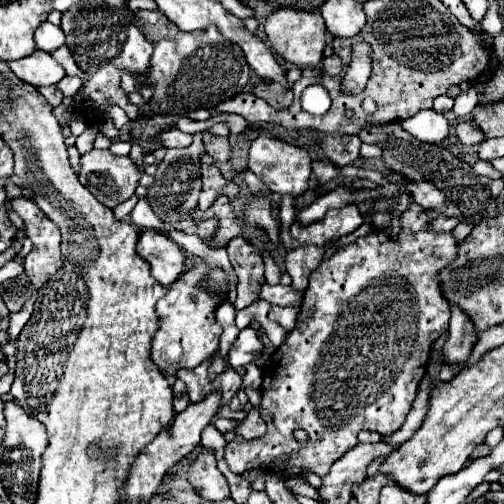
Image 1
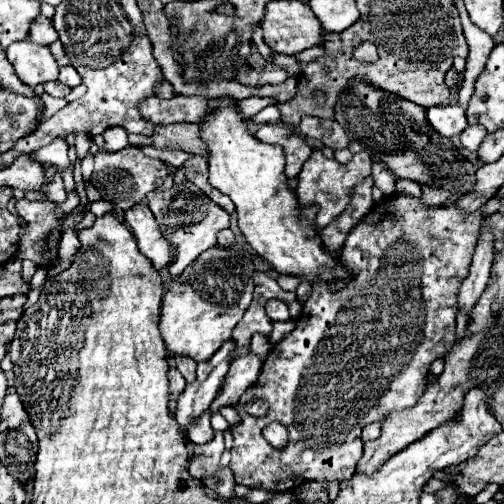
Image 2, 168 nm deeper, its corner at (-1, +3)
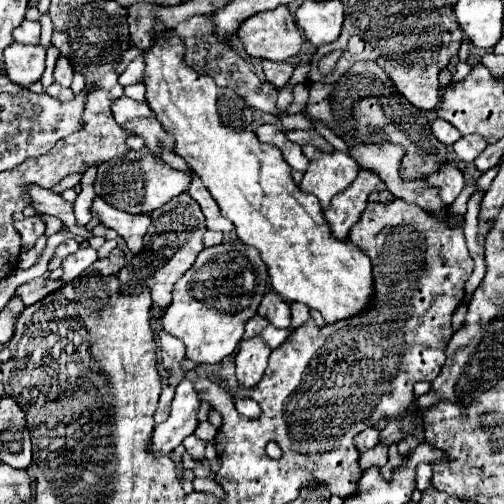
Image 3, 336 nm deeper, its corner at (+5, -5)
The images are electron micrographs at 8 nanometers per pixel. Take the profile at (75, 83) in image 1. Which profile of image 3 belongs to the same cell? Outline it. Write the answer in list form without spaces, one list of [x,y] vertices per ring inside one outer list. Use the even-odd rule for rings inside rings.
[[[60,56],[58,62],[56,62],[56,70],[54,70],[54,76],[56,76],[56,82],[62,84],[62,86],[70,86],[72,84],[72,64],[66,56]]]

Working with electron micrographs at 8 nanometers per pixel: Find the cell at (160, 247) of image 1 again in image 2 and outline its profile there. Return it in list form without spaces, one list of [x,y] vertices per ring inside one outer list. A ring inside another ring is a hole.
[[[136,204],[124,214],[130,230],[138,240],[140,252],[152,262],[154,270],[164,270],[172,262],[170,242],[162,236],[158,222],[146,204]]]

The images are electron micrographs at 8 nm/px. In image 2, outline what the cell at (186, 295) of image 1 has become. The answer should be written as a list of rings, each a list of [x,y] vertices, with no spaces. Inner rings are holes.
[[[214,246],[210,250],[206,250],[200,258],[196,258],[196,262],[192,262],[166,290],[164,298],[162,298],[162,308],[160,308],[160,336],[164,340],[164,346],[168,350],[170,356],[190,356],[196,362],[204,362],[208,360],[216,348],[228,340],[232,336],[234,326],[240,322],[244,310],[248,308],[250,300],[252,300],[252,290],[254,290],[254,274],[256,266],[252,264],[252,260],[244,254],[244,250],[240,250],[240,246],[236,248],[222,248],[222,246]]]

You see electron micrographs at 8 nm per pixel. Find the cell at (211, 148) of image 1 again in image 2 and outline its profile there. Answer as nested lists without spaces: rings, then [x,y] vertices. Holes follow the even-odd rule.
[[[160,124],[156,126],[154,132],[154,146],[156,148],[180,148],[186,150],[190,154],[200,154],[200,156],[208,156],[208,146],[206,142],[200,138],[200,124]]]

